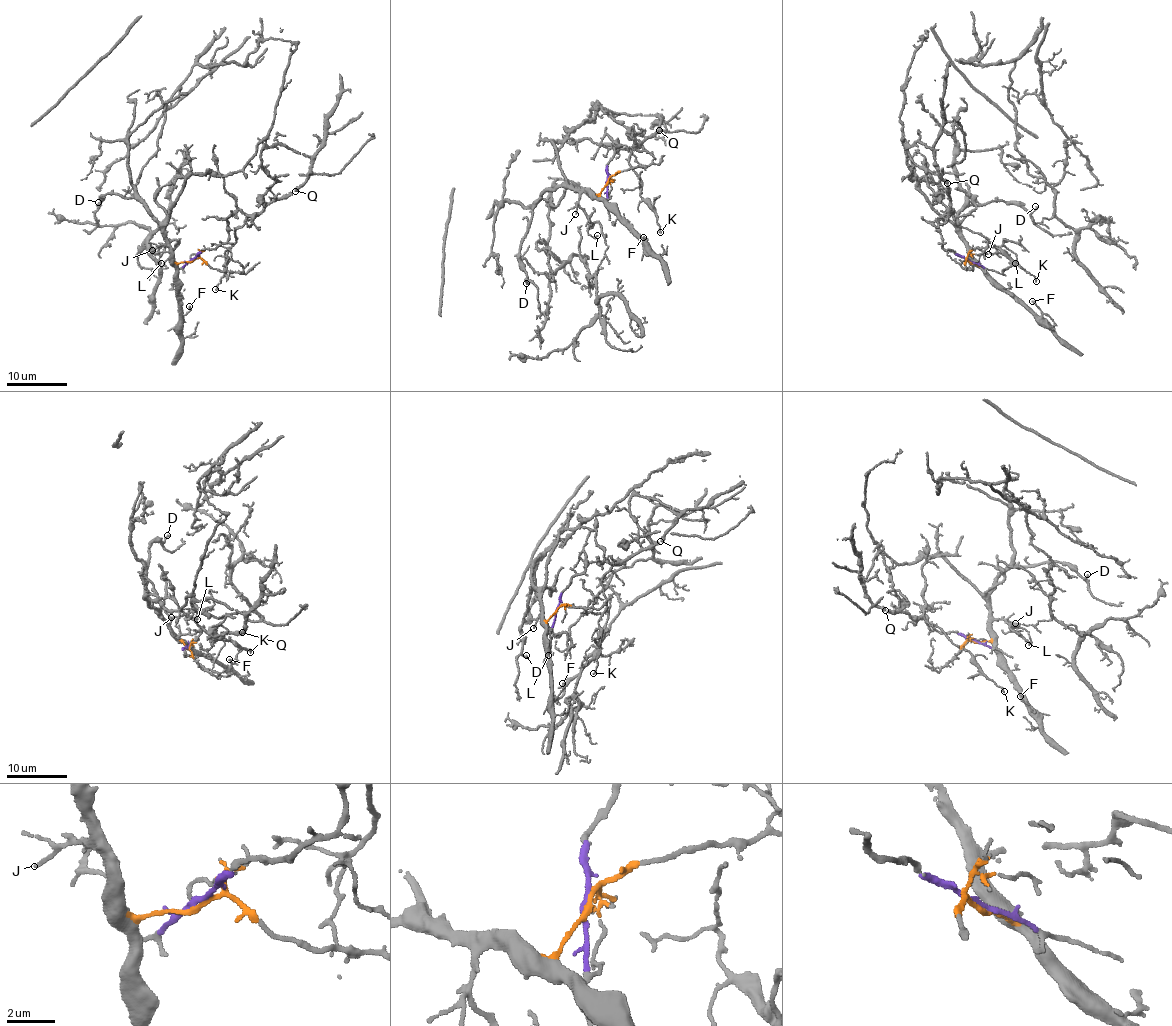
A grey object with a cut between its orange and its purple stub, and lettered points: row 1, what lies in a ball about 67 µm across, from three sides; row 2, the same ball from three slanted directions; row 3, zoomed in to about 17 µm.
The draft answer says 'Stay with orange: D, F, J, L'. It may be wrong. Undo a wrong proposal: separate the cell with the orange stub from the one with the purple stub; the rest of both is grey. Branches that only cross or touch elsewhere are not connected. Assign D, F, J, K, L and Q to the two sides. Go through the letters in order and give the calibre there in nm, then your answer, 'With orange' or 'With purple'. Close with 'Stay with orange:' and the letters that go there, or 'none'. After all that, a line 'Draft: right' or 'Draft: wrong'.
D: Thickness 170 nm. With orange
F: Thickness 160 nm. With orange
J: Thickness 130 nm. With orange
K: Thickness 150 nm. With purple
L: Thickness 170 nm. With orange
Q: Thickness 300 nm. With purple
Stay with orange: D, F, J, L
Draft: right

